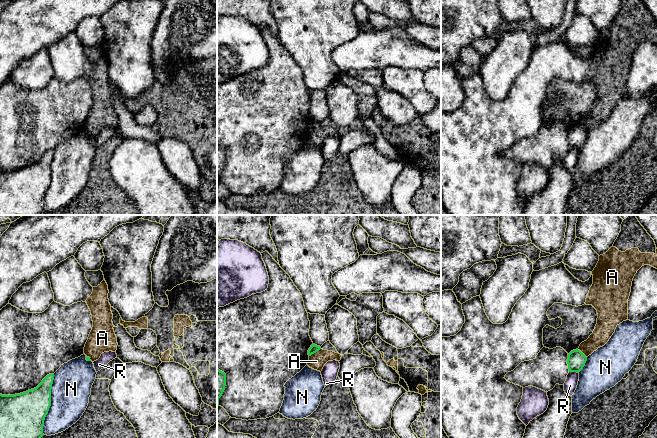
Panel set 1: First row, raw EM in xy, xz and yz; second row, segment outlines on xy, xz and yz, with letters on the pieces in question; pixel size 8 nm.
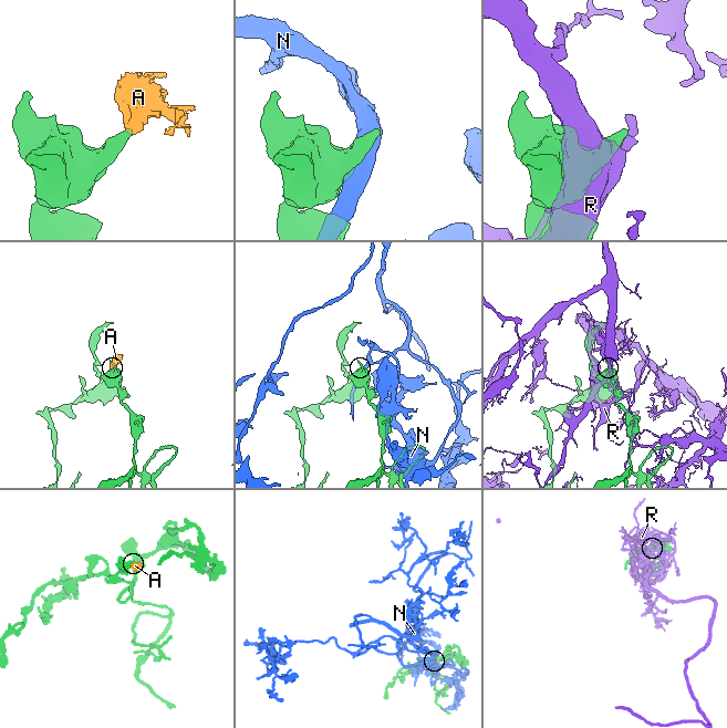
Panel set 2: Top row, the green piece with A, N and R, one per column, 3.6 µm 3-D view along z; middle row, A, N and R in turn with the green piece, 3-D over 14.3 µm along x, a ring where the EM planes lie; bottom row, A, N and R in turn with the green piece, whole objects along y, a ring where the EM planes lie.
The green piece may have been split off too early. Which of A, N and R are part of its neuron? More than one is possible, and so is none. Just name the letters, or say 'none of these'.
none of these

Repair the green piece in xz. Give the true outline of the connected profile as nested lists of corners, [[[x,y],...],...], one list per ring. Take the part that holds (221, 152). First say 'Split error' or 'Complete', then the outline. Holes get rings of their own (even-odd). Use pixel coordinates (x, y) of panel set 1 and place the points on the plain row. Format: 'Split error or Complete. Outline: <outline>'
Complete. Outline: [[[217,145],[217,182],[219,174],[222,172],[226,162],[226,150]]]

